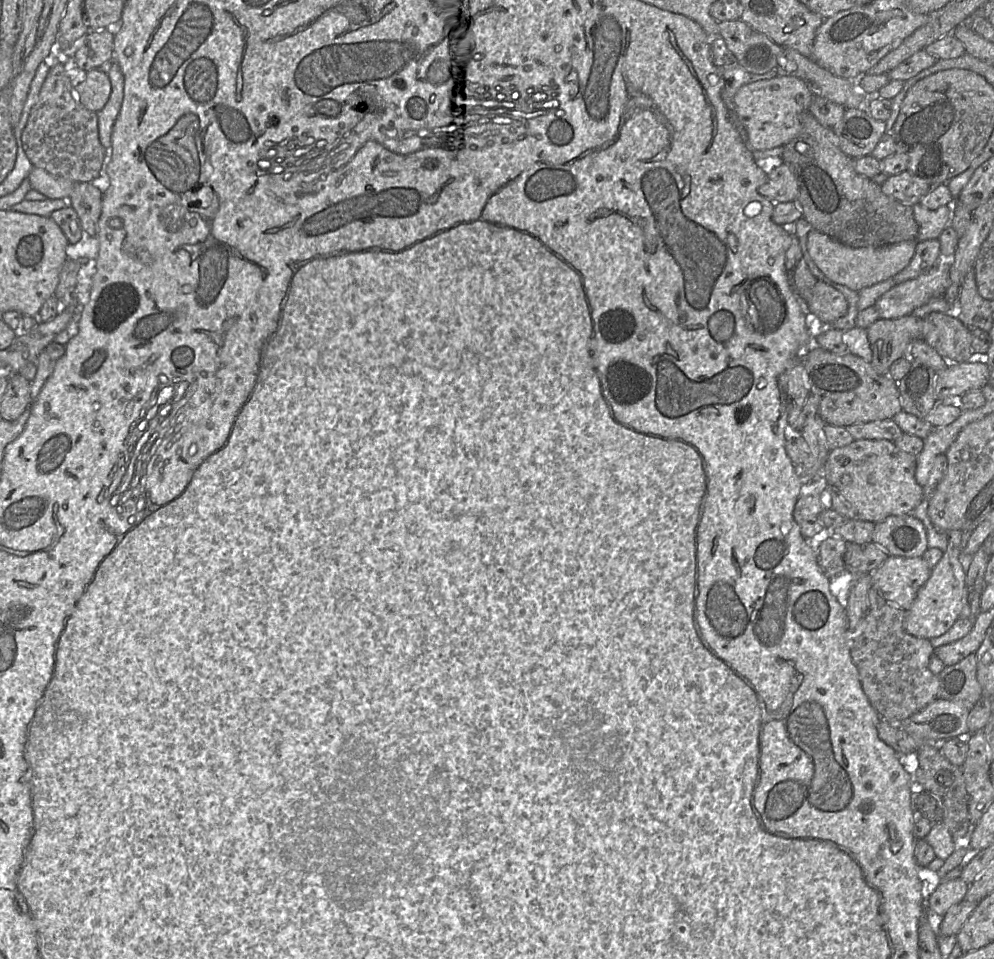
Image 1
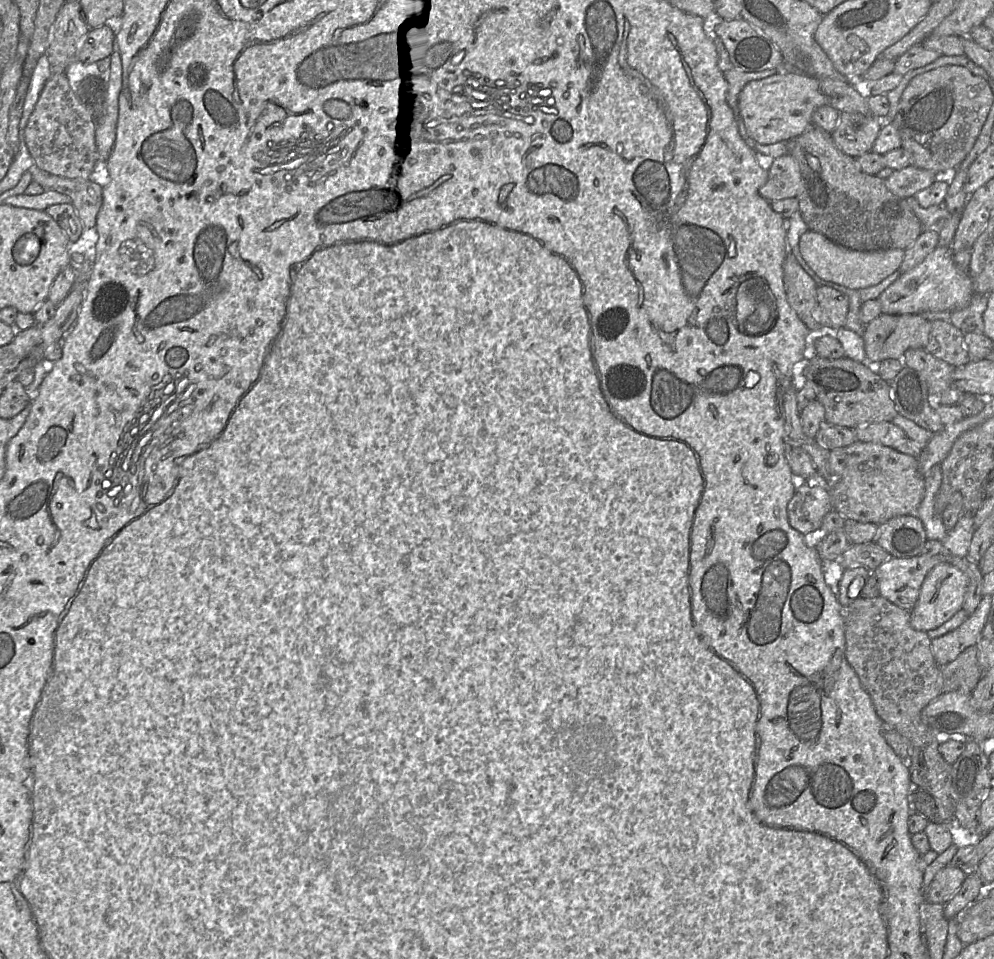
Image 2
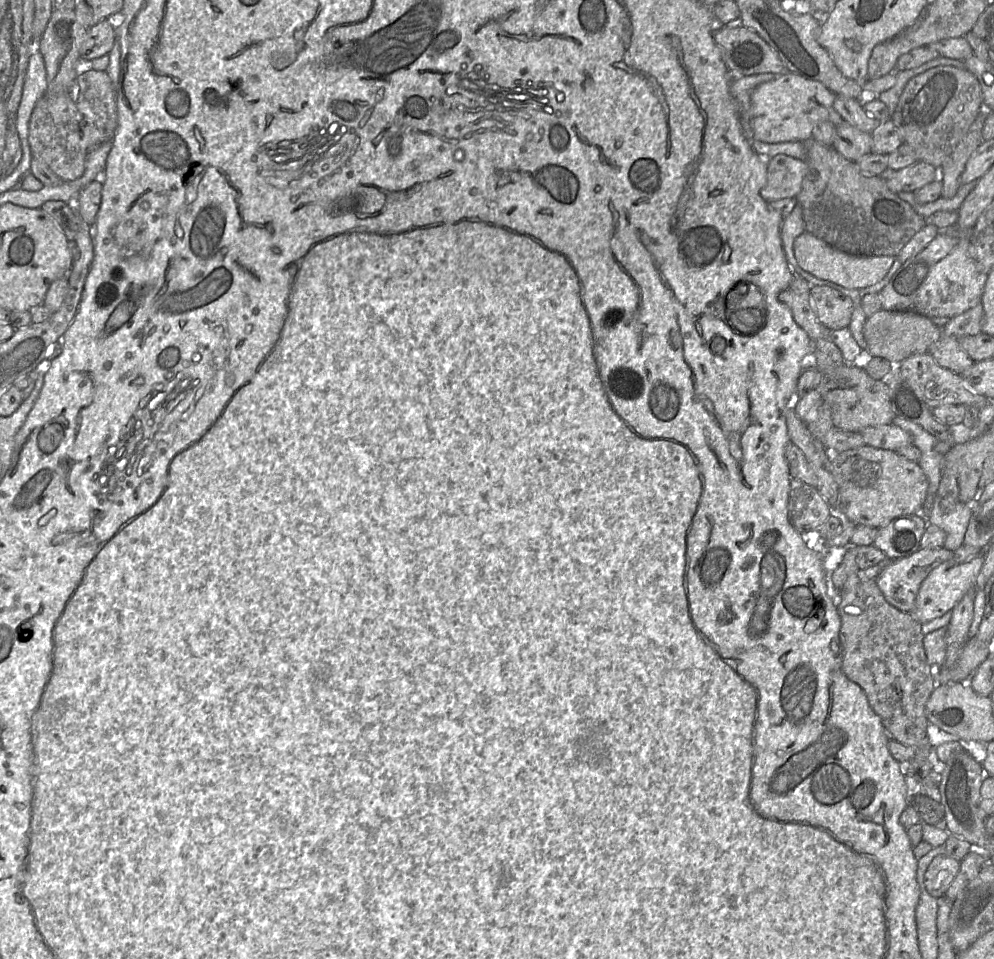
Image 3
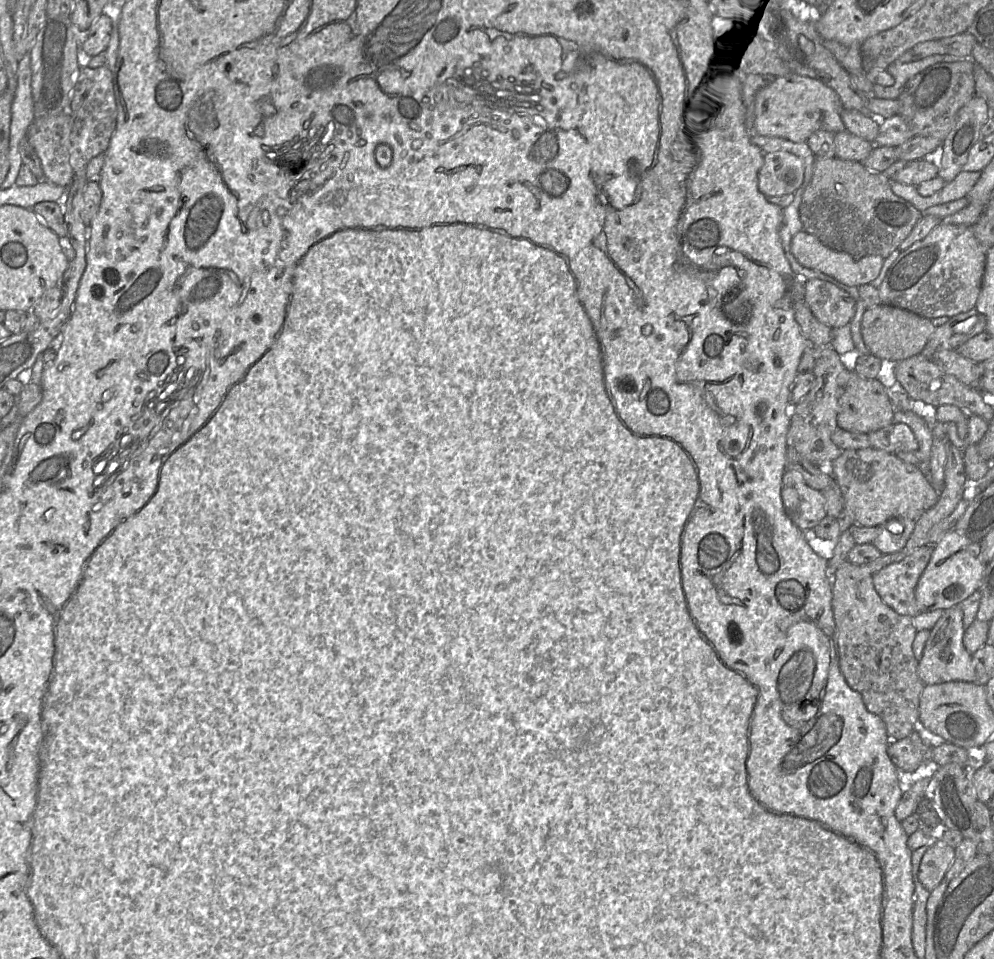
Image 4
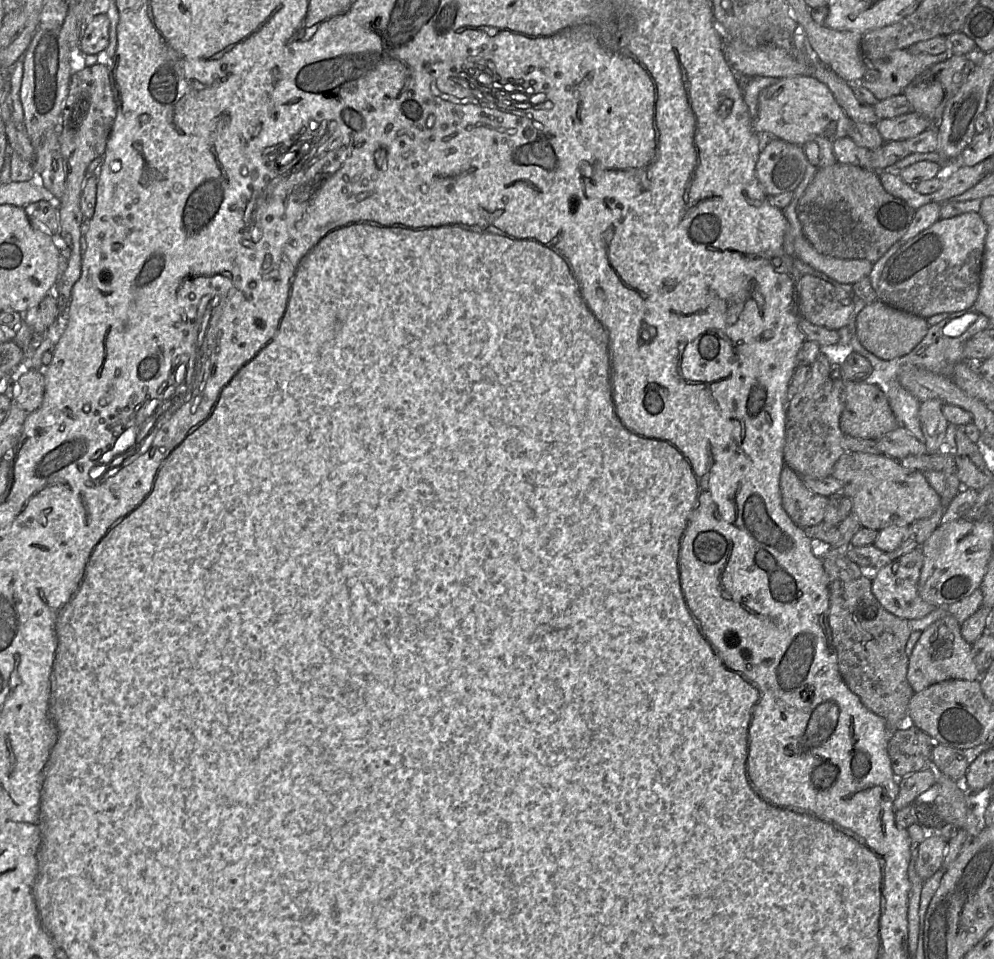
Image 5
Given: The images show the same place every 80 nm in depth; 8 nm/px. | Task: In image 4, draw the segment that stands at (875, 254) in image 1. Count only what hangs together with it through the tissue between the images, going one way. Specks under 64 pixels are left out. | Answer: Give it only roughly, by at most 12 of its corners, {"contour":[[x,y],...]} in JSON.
{"contour":[[805,231],[791,253],[803,267],[847,286],[877,278],[881,256],[834,251]]}

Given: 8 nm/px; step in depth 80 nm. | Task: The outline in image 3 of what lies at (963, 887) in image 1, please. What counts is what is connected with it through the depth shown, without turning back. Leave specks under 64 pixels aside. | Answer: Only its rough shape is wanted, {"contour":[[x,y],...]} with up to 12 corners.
{"contour":[[936,856],[924,875],[925,887],[944,897],[960,870],[960,862]]}

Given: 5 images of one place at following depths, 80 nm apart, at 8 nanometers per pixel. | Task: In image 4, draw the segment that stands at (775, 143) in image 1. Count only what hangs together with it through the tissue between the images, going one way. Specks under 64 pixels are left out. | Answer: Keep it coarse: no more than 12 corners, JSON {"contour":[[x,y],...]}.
{"contour":[[790,73],[756,94],[753,134],[803,143],[845,130],[840,99]]}

